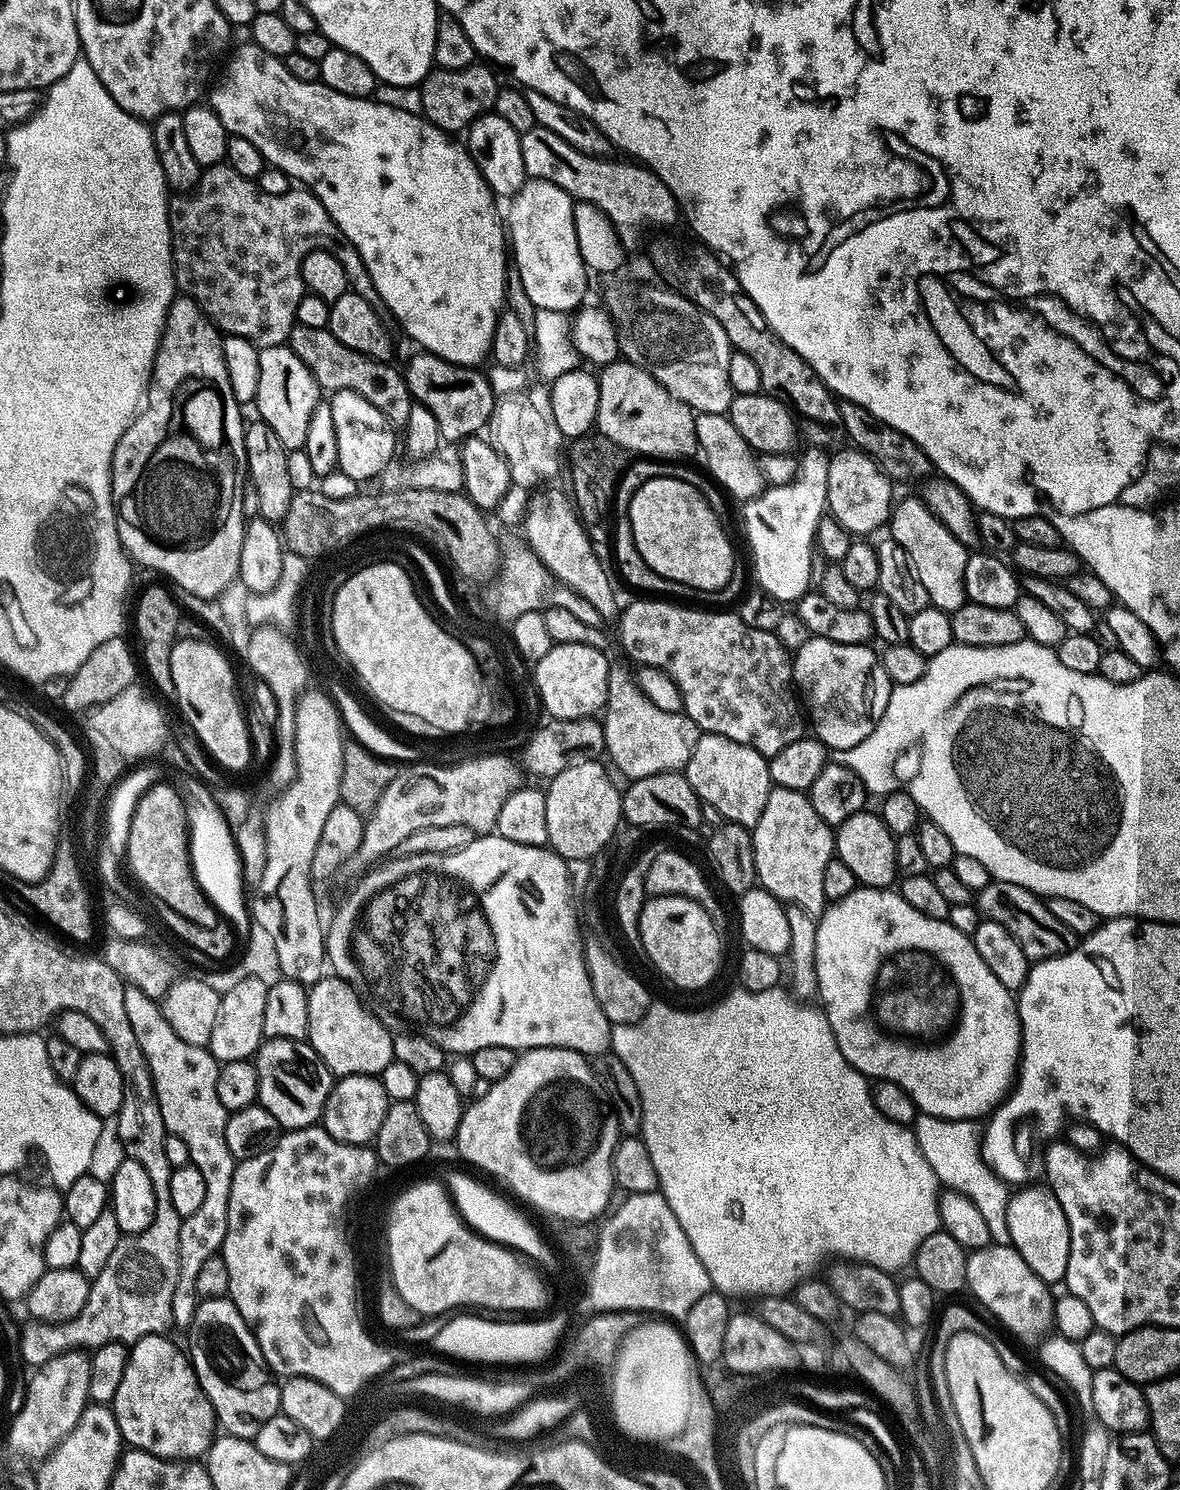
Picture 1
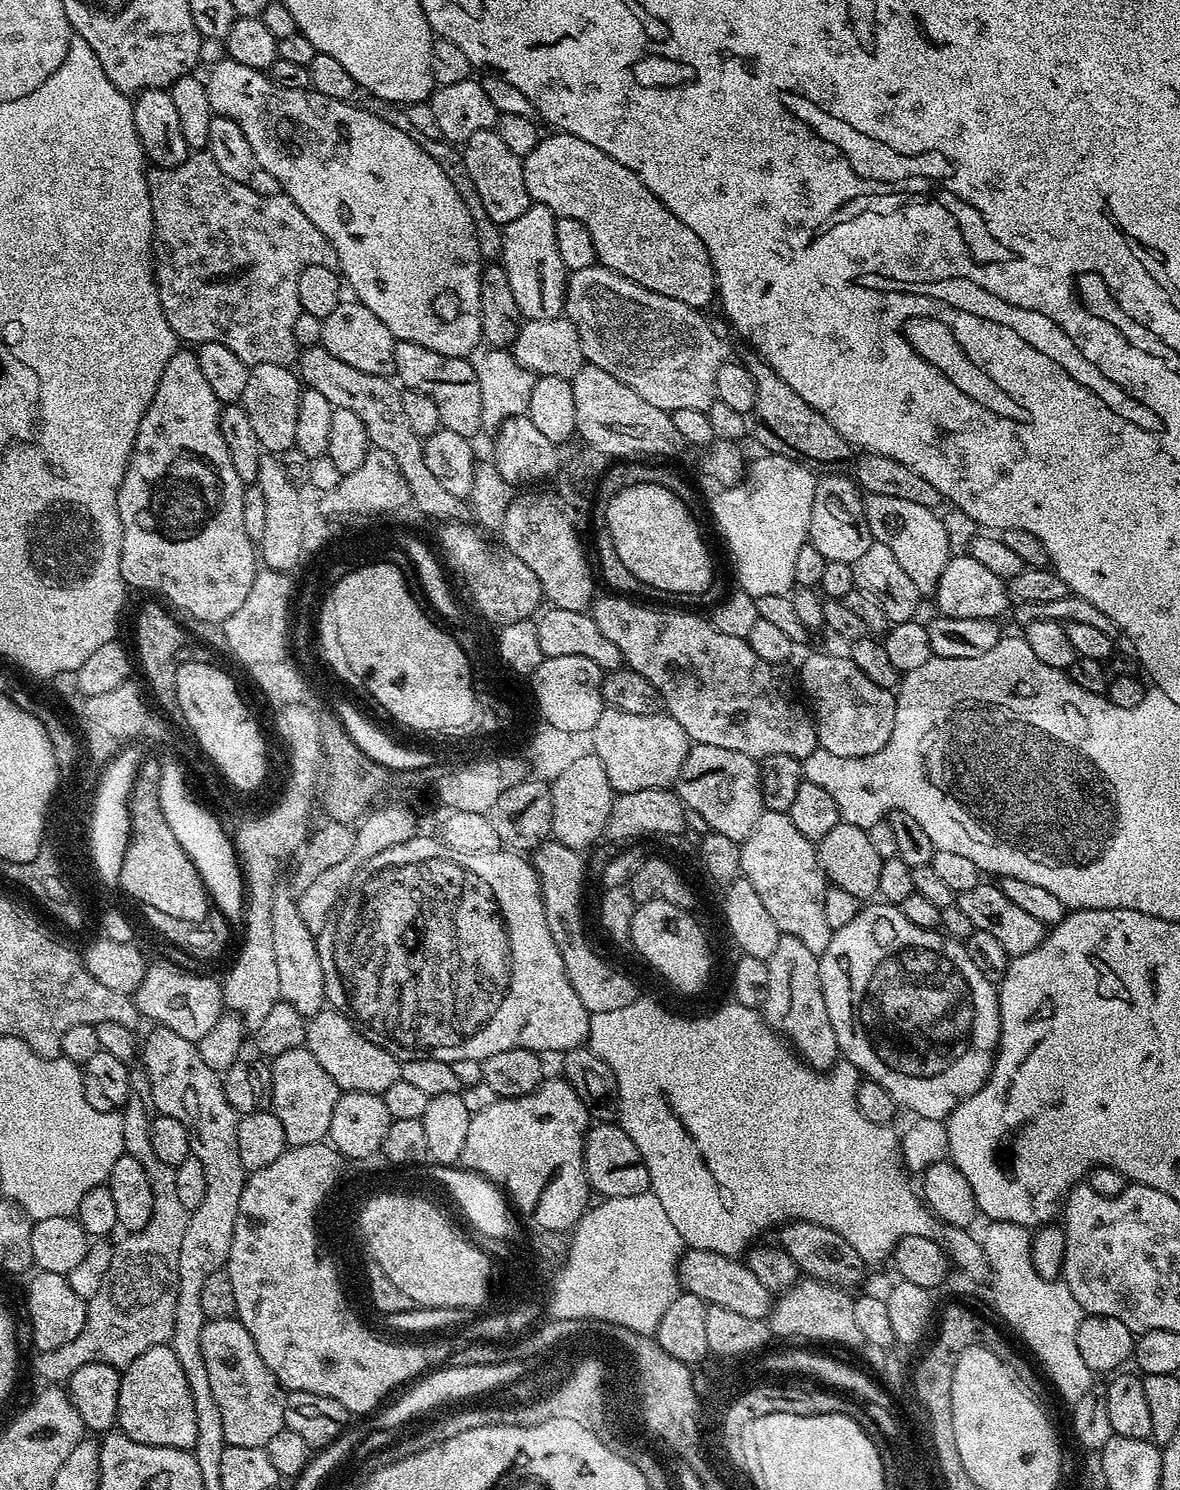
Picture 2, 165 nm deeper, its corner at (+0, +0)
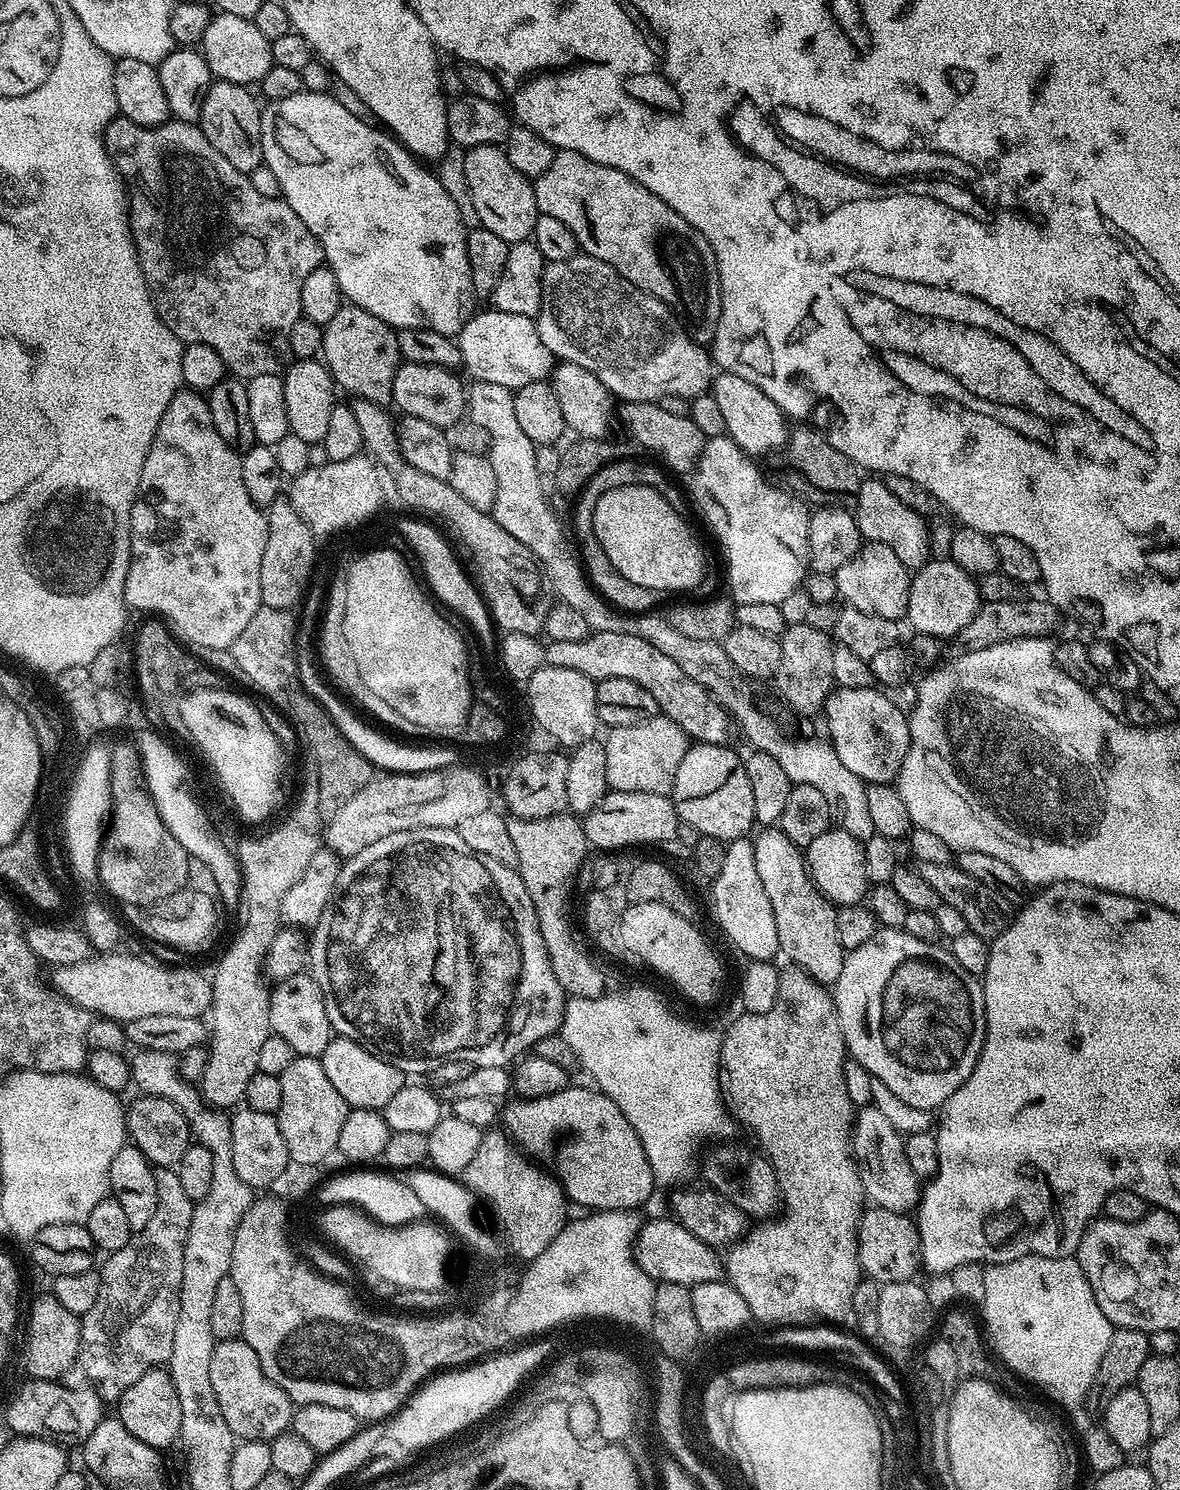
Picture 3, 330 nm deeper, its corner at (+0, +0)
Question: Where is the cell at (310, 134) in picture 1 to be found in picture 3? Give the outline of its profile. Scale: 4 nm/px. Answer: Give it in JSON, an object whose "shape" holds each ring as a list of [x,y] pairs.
{"shape":[[[303,91],[292,95],[291,98],[273,100],[265,103],[260,113],[264,164],[270,170],[274,170],[274,175],[278,177],[281,197],[290,206],[290,210],[294,210],[294,214],[298,214],[298,218],[306,222],[310,234],[314,234],[324,248],[327,267],[331,268],[334,278],[338,278],[338,286],[343,290],[347,303],[357,304],[362,310],[374,314],[396,330],[425,328],[438,330],[438,334],[456,338],[478,308],[476,306],[478,297],[470,282],[470,262],[466,254],[468,237],[464,220],[460,217],[460,208],[456,205],[455,198],[444,189],[443,182],[434,173],[427,172],[423,168],[425,165],[413,156],[395,136],[389,134],[383,127],[372,124],[367,124],[362,117],[355,116],[342,101],[335,100],[328,92]]]}

